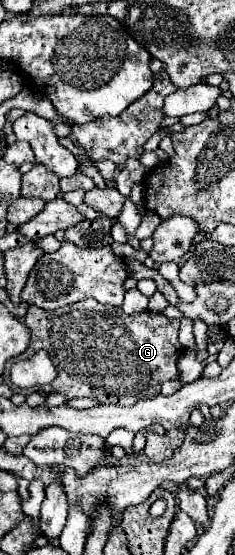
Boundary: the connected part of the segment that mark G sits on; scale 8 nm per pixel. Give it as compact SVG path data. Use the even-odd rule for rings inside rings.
M93 298L81 300L77 304L59 308L59 312L49 312L37 306L27 308L25 326L31 330L31 344L29 348L45 348L53 364L57 366L59 376L51 384L53 392L61 392L67 398L93 398L99 404L119 404L119 406L133 406L139 400L155 398L161 394L161 384L167 380L177 380L177 358L183 352L183 346L177 340L179 320L169 320L157 312L139 312L139 314L125 314L121 308L105 306L95 302ZM83 322L89 326L87 334L97 338L103 344L83 344Z

